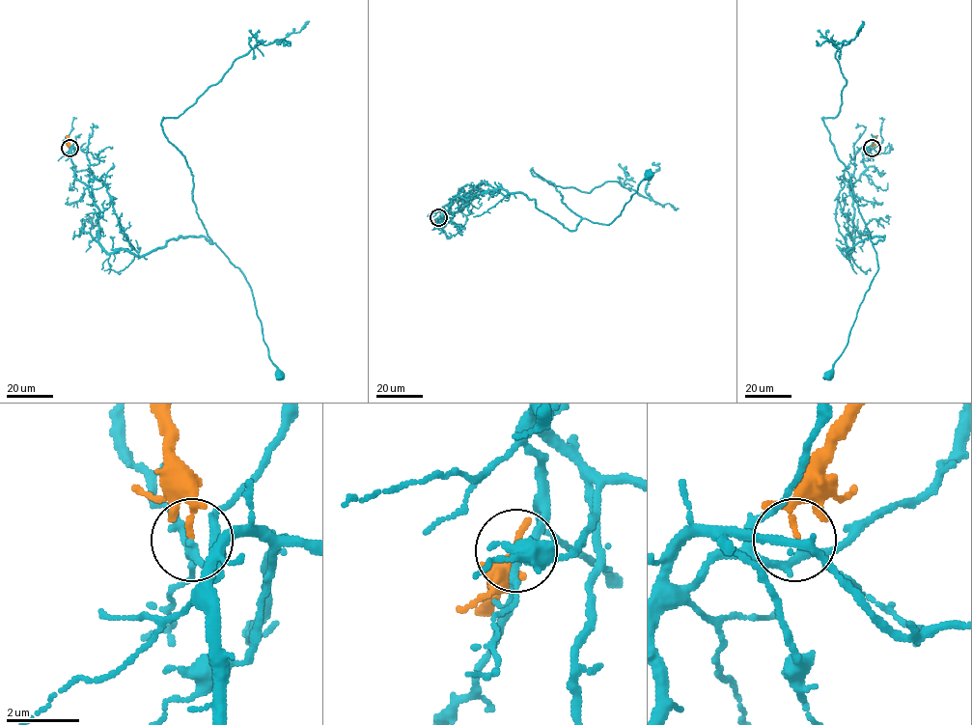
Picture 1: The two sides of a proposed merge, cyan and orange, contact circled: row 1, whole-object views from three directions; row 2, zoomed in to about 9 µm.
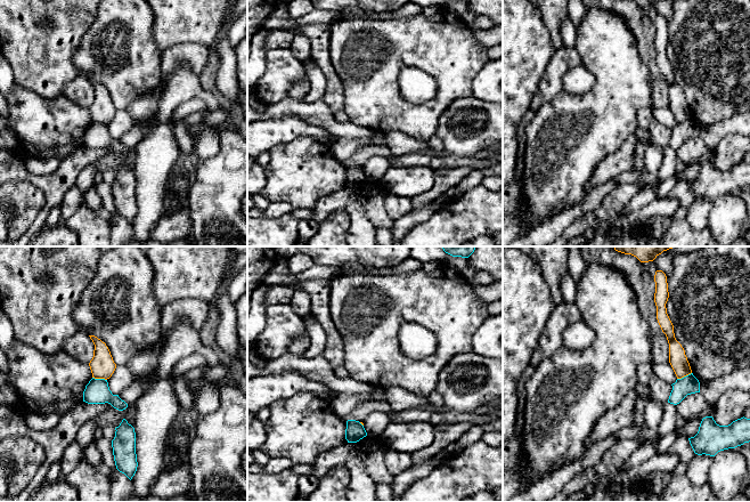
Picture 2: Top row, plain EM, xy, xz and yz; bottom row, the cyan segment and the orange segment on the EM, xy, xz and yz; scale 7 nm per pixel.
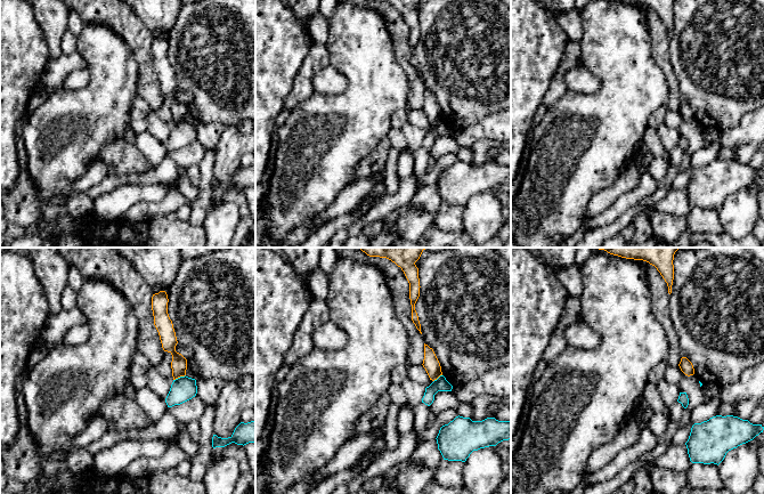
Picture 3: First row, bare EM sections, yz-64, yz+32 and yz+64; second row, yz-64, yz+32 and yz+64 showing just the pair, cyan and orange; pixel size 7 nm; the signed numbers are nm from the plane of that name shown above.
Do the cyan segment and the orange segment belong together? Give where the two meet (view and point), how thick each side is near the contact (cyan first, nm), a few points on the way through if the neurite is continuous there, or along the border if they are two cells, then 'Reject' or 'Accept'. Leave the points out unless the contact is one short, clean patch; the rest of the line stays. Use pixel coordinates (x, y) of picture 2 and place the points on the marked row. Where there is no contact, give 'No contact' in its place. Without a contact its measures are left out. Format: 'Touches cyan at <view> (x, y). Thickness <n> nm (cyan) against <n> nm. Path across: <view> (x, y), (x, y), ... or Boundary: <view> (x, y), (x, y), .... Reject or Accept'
Touches cyan at xy (99, 379). Thickness 180 nm (cyan) against 170 nm. Boundary: xy (92, 377), (106, 380). Reject

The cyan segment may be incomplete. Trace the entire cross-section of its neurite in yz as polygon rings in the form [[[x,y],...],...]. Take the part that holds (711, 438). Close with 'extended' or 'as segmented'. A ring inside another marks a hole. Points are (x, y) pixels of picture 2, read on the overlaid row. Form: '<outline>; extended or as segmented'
[[[706,416],[698,434],[688,440],[695,454],[715,456],[720,451],[750,442],[750,419],[743,416],[728,426],[719,426],[712,416]]]; as segmented

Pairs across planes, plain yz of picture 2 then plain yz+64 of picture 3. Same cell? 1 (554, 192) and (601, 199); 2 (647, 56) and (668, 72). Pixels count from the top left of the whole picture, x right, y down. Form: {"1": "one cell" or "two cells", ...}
{"1": "two cells", "2": "one cell"}

